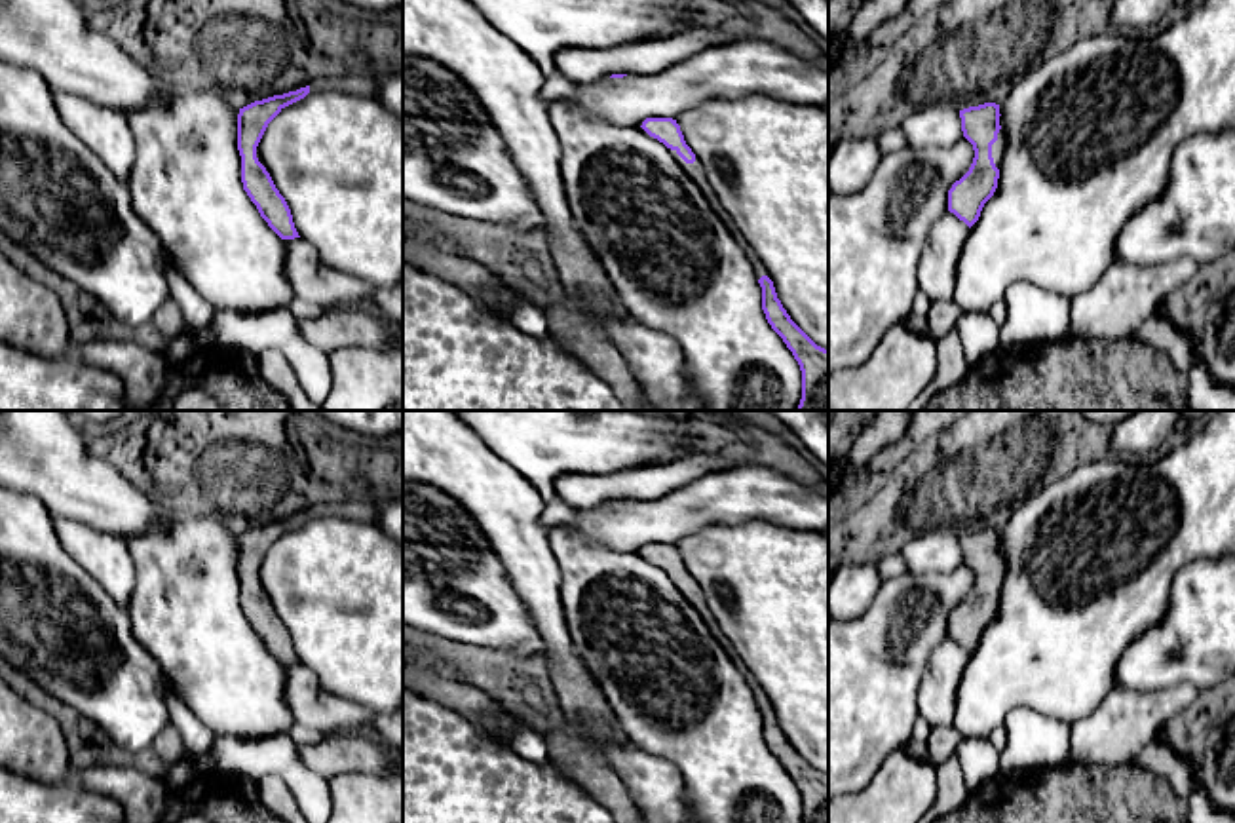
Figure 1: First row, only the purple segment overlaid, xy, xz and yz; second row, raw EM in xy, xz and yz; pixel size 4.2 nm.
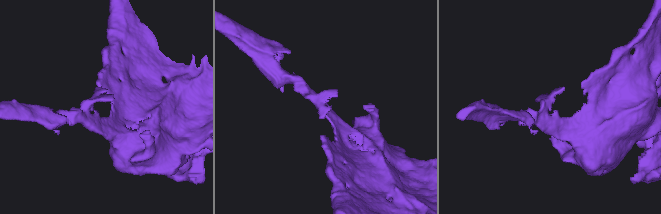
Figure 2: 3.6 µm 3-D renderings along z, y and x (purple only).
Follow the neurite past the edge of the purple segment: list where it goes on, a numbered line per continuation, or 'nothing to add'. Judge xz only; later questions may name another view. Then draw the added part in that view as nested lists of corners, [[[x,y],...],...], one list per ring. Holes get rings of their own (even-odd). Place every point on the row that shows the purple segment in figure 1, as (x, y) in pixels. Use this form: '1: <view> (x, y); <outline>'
1: xz (696, 172); [[[669,148],[671,150],[671,148]],[[671,150],[671,154],[674,156],[674,160],[678,162],[678,165],[684,169],[684,173],[697,184],[697,188],[703,192],[703,196],[707,198],[707,201],[711,203],[712,211],[720,217],[720,220],[726,224],[726,228],[732,232],[732,236],[739,241],[739,245],[745,249],[752,270],[756,274],[756,278],[760,279],[762,276],[768,276],[766,266],[762,264],[762,260],[758,258],[758,255],[749,247],[747,239],[741,236],[739,228],[733,224],[732,217],[728,215],[728,211],[722,207],[720,200],[716,198],[712,186],[707,181],[703,163],[699,162],[699,158],[695,156],[694,163],[686,163],[676,150]]]

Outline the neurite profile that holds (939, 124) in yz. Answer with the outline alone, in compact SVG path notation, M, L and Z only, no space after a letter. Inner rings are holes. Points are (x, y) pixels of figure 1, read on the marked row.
M933 103L910 110L899 127L906 146L918 150L952 146L963 137L960 106L950 103Z

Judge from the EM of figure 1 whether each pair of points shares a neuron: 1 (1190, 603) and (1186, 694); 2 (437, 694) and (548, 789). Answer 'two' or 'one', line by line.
1: two
2: two

